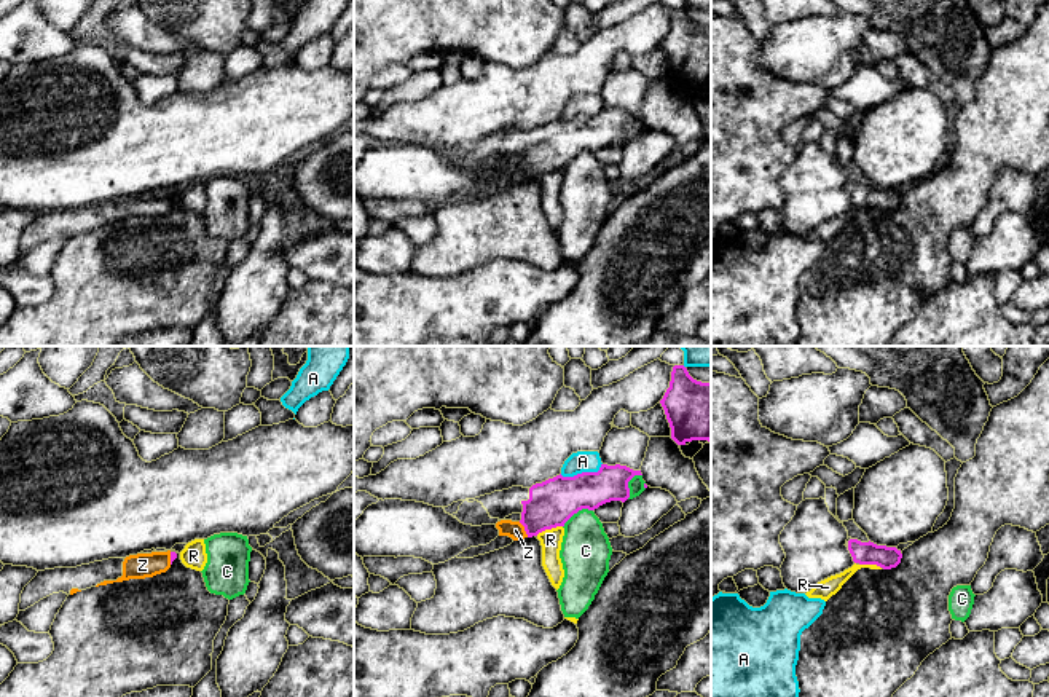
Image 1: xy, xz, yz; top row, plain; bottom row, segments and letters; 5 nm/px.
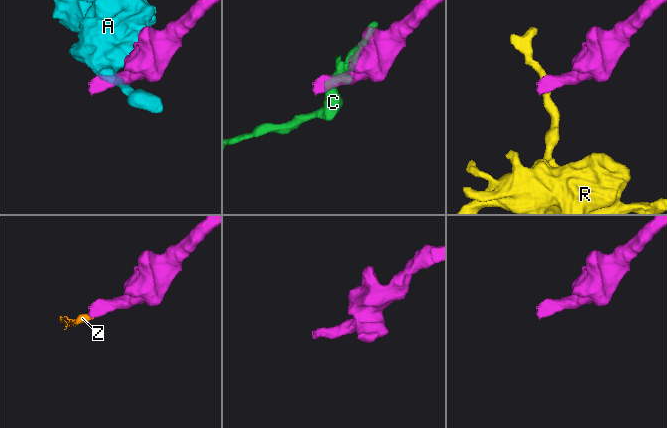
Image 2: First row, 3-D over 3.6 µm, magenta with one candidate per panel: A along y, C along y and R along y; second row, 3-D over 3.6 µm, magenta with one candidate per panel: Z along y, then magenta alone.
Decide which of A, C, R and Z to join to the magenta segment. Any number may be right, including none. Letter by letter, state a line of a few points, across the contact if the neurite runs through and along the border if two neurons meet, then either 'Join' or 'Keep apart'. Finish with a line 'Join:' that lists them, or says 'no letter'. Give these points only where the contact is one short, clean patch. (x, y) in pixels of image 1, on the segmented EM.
A: Keep apart
C: Keep apart
R: Line: xz (561, 525), (546, 528), (536, 535). Keep apart
Z: Line: xz (552, 503), (525, 530), (515, 530). Join
Join: Z

